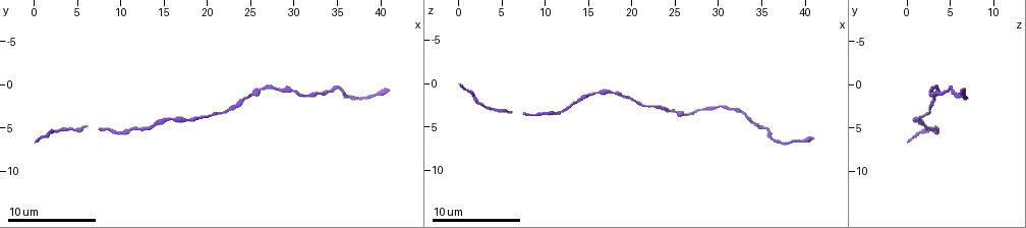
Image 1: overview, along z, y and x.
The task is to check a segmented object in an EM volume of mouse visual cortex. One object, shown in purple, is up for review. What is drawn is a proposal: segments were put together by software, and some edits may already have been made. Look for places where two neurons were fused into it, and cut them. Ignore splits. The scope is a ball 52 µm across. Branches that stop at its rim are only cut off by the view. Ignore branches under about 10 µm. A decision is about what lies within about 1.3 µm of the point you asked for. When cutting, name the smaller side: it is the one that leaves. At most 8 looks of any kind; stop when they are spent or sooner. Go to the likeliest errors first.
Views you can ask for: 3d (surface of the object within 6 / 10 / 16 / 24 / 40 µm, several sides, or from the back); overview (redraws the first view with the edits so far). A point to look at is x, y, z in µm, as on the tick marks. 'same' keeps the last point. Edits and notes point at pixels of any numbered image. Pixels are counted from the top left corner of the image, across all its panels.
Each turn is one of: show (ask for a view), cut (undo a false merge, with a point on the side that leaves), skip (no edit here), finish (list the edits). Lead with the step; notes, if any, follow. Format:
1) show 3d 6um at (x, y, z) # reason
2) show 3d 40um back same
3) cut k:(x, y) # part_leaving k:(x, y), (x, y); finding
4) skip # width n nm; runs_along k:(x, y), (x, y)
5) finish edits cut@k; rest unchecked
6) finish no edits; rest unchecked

show 3d 10um at (15.6, 3.8, 1.2) # a narrow waist

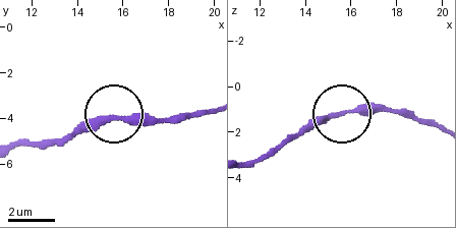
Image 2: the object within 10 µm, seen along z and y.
skip # width 260 nm; runs_along 2:(210, 110), (175, 117), (100, 117), (66, 134); one neuron here

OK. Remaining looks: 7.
show 3d 6um at (24.6, 1.4, 3.0) # narrows sharply

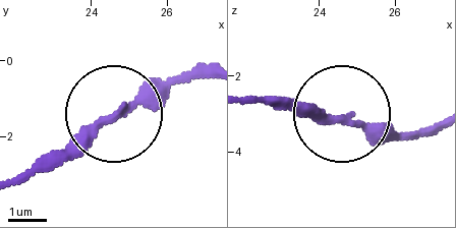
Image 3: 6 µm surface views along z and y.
skip # runs_along 3:(20, 182), (59, 166), (117, 114), (157, 101), (192, 68); continuous, no second neuron

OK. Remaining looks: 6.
show 3d 10um at (9.4, 5.6, 3.4) # sudden change in width

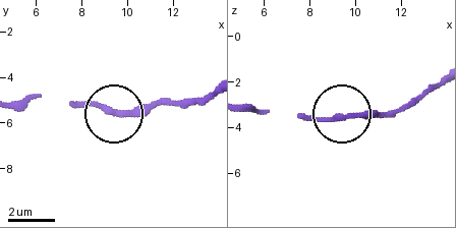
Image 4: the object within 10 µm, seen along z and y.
skip # runs_along 4:(206, 96), (112, 111), (39, 94); continuous, no second neuron

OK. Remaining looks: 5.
show 3d 6um at (30.0, 0.6, 2.6) # a narrow waist

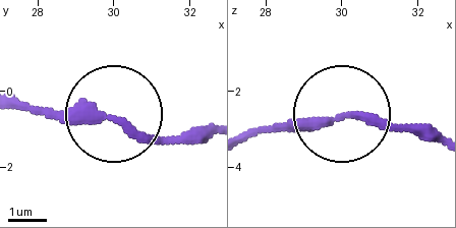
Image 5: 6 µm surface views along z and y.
show 3d 6um back at (30.20, 0.80, 2.60)

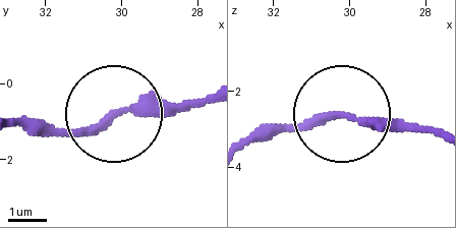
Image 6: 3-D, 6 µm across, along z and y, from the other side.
skip # runs_along 6:(434, 134), (385, 131), (336, 112), (262, 122); continuous, no second neuron

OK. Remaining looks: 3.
finish no edits; rest unchecked

